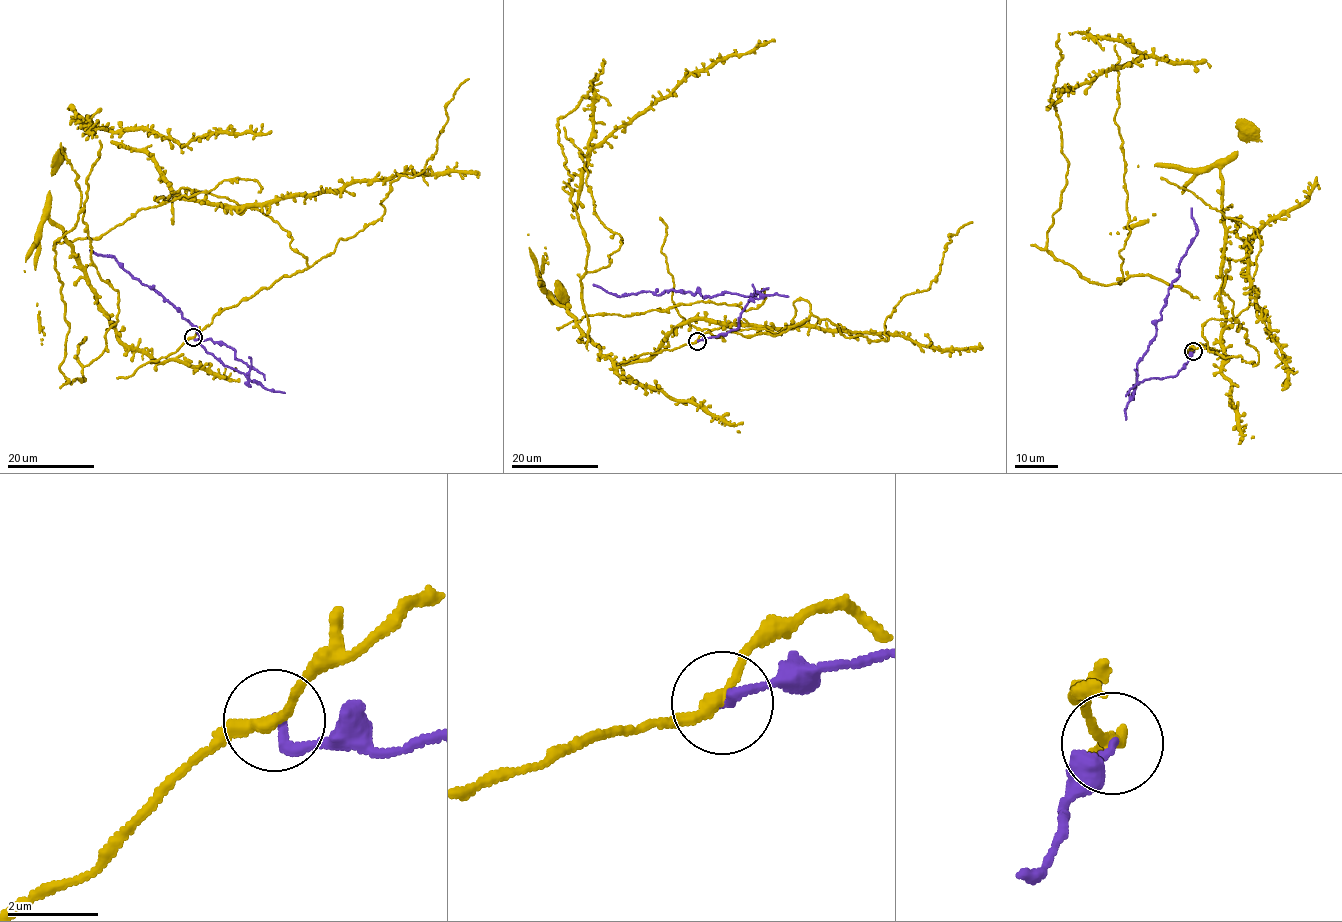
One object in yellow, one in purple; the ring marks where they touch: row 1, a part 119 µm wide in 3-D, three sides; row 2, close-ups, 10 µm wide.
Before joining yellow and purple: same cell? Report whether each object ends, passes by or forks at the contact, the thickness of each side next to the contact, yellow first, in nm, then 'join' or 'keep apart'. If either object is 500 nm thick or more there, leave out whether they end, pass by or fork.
yellow passes by | purple ends | 240/220 nm | keep apart

